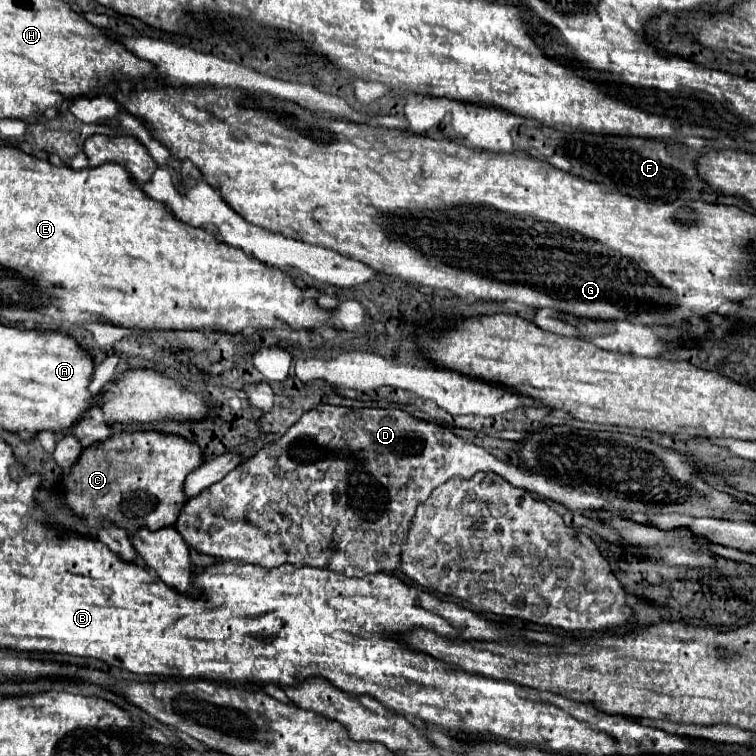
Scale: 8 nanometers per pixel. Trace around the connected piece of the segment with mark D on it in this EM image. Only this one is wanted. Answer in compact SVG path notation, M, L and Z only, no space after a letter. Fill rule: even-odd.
M319 406L305 412L281 440L265 444L253 458L237 466L237 470L227 474L221 482L207 488L201 496L189 500L181 508L175 528L189 546L201 554L221 560L259 564L265 568L293 562L293 566L319 566L333 572L343 570L355 576L395 572L399 568L399 548L405 542L403 534L407 530L409 518L415 514L417 504L429 498L431 490L445 480L453 476L471 478L477 472L495 472L513 486L537 492L539 496L563 504L569 510L581 512L589 518L599 510L597 494L555 484L541 474L533 474L521 466L497 460L487 450L457 438L447 426L421 420L397 408L351 410L341 406ZM365 538L369 538L369 548L359 548ZM319 550L325 552L325 564L315 562L319 558Z

